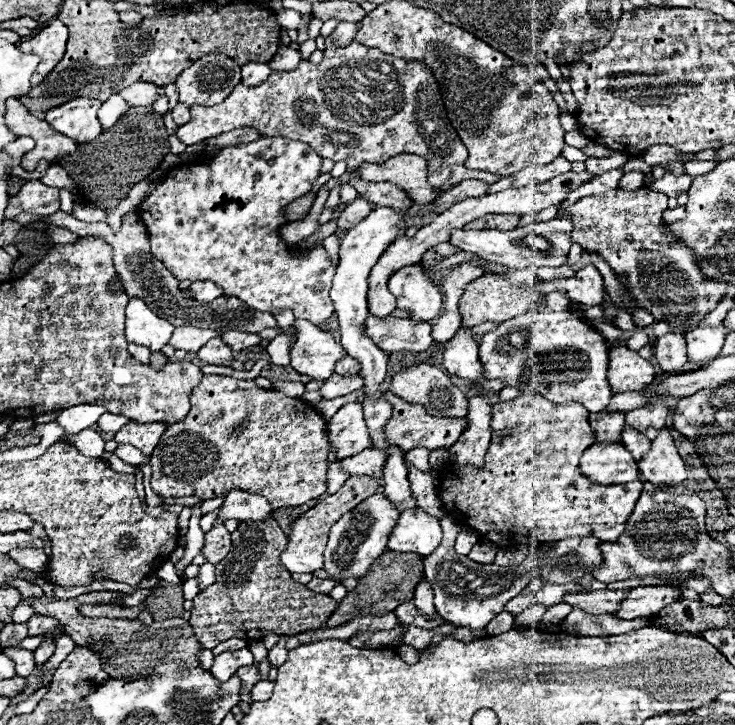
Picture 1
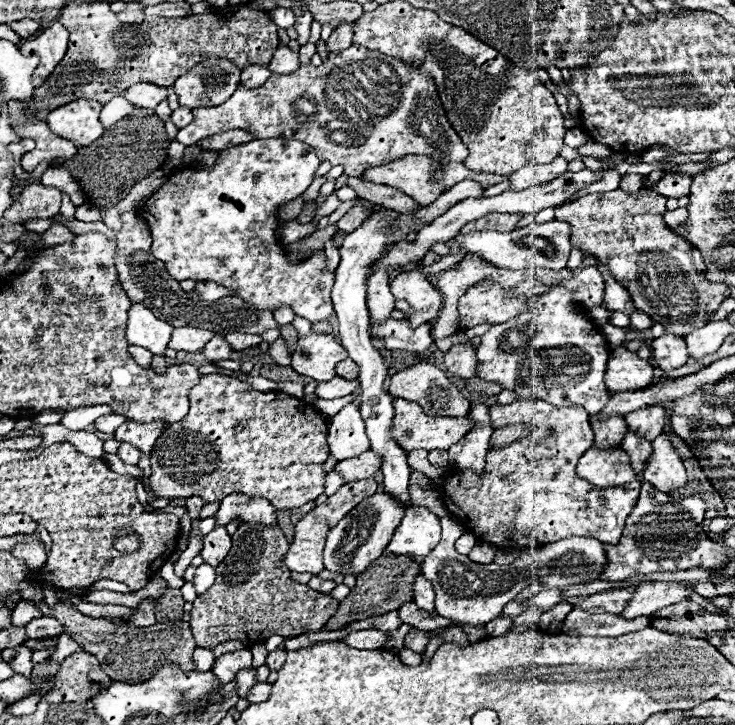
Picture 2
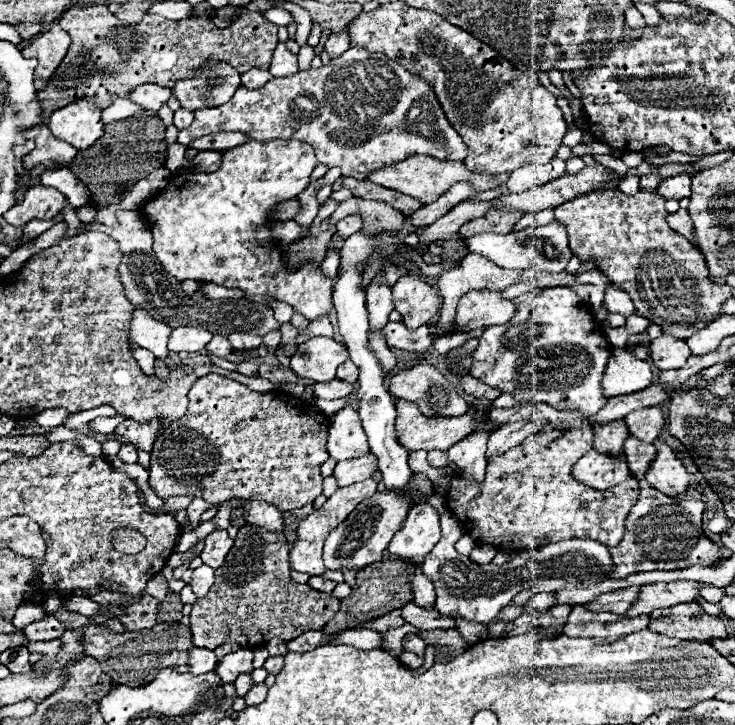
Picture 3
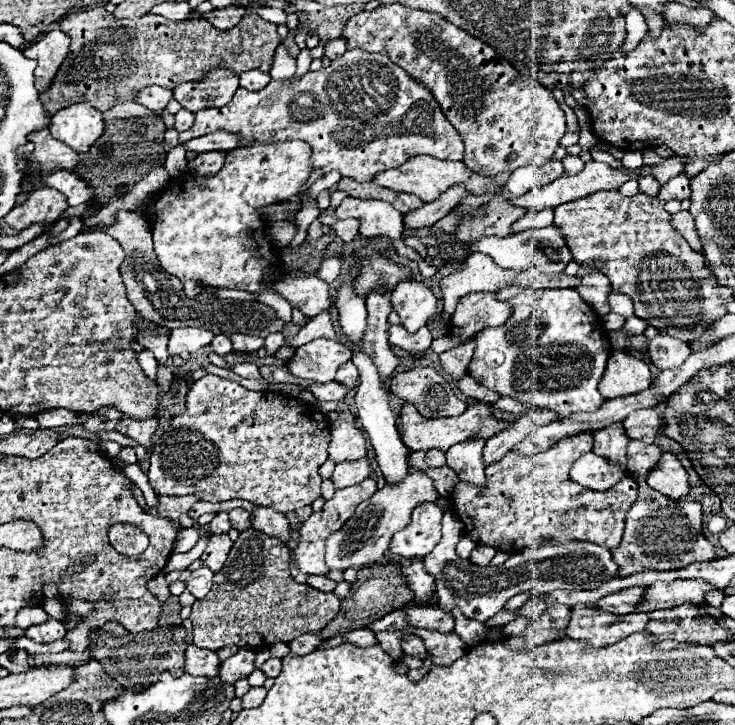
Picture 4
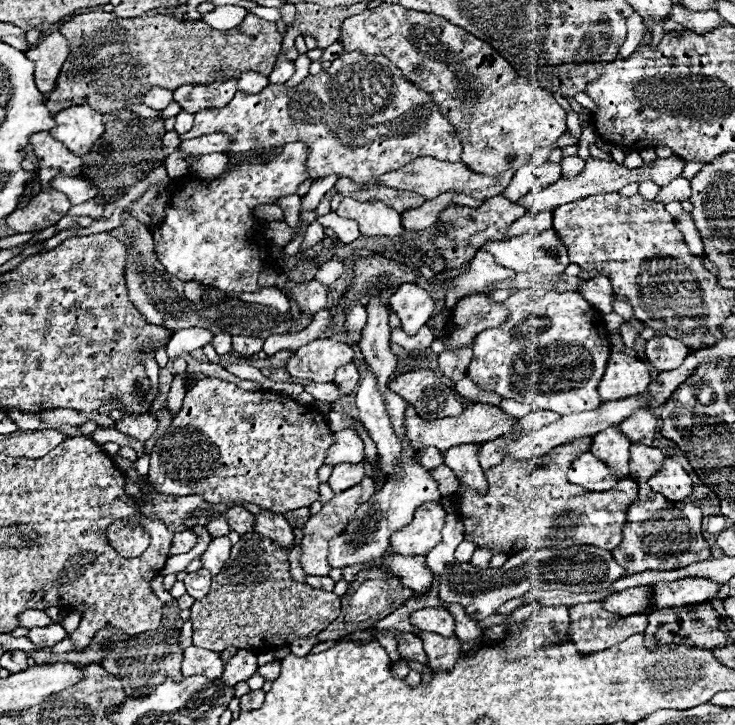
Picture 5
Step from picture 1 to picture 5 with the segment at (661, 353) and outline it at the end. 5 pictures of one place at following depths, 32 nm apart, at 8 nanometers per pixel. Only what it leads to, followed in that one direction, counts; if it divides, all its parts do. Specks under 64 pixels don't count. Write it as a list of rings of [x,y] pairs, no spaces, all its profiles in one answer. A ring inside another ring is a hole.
[[[654,336],[652,340],[646,342],[646,360],[658,370],[666,372],[670,368],[678,368],[684,358],[688,356],[688,348],[670,336]]]

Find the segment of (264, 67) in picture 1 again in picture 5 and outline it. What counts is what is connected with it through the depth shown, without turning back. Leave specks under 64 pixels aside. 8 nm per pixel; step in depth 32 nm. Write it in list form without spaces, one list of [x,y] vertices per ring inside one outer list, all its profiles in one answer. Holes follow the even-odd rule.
[[[244,72],[238,80],[238,90],[242,92],[262,92],[268,86],[268,78],[258,72]]]

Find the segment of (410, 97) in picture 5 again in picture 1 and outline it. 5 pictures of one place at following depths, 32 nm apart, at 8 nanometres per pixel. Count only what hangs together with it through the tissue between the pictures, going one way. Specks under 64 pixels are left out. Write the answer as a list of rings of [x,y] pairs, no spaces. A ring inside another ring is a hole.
[[[328,36],[328,38],[326,38],[324,60],[322,60],[318,66],[314,66],[312,62],[300,62],[300,64],[298,64],[298,68],[296,68],[296,70],[292,70],[292,72],[272,72],[272,74],[270,74],[270,78],[268,78],[264,84],[260,84],[260,86],[248,88],[248,86],[244,86],[244,84],[238,84],[238,86],[234,88],[234,92],[232,92],[232,94],[230,94],[230,96],[228,96],[222,104],[216,104],[216,106],[192,106],[192,108],[190,108],[190,112],[192,112],[192,120],[190,120],[188,124],[180,126],[180,128],[178,128],[178,132],[176,132],[178,140],[180,140],[180,142],[184,142],[186,146],[196,144],[196,142],[206,140],[206,138],[212,138],[212,136],[222,134],[222,132],[226,132],[226,130],[234,130],[234,128],[252,126],[252,128],[258,128],[258,132],[262,132],[260,128],[264,128],[264,132],[268,132],[268,134],[262,134],[262,136],[282,136],[282,138],[302,140],[302,142],[310,144],[310,146],[318,152],[318,156],[322,156],[322,158],[330,158],[332,162],[340,162],[340,160],[344,160],[344,162],[348,164],[348,168],[346,168],[346,172],[348,172],[348,174],[358,174],[358,168],[360,168],[360,164],[362,164],[362,162],[382,164],[382,160],[388,160],[390,156],[396,156],[396,150],[406,150],[406,152],[414,152],[414,154],[418,154],[418,156],[426,156],[426,158],[428,158],[428,162],[430,162],[430,164],[428,164],[428,170],[430,170],[428,182],[430,182],[432,186],[440,186],[442,190],[448,190],[448,188],[450,188],[450,184],[448,184],[448,174],[450,174],[452,164],[464,164],[464,162],[466,162],[466,158],[468,158],[468,150],[466,150],[466,146],[460,142],[460,138],[458,138],[458,134],[454,132],[454,128],[452,128],[450,120],[446,118],[446,110],[444,110],[444,102],[442,102],[442,96],[440,96],[438,84],[436,84],[434,76],[432,76],[426,68],[424,68],[424,64],[422,64],[422,62],[406,62],[406,60],[402,60],[402,58],[396,58],[396,56],[390,56],[390,54],[382,54],[382,52],[380,52],[380,50],[376,50],[376,48],[366,48],[366,46],[358,44],[358,42],[352,42],[352,44],[350,44],[350,46],[346,46],[346,48],[332,48],[332,36]],[[370,62],[376,62],[376,64],[386,62],[390,68],[366,66],[366,64],[370,64]]]

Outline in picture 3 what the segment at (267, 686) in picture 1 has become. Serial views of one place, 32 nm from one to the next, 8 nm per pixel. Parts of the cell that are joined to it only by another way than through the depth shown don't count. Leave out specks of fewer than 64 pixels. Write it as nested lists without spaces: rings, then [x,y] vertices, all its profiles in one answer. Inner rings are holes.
[[[252,686],[252,690],[244,696],[244,702],[246,706],[258,706],[266,700],[266,694],[268,694],[266,686]]]

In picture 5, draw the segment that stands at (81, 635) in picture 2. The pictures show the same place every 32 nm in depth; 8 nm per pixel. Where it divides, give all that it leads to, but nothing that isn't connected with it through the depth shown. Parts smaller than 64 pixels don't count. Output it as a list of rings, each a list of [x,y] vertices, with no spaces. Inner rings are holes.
[[[164,628],[140,634],[130,638],[128,642],[110,642],[106,640],[108,648],[102,650],[106,654],[106,660],[102,666],[106,672],[112,676],[118,676],[118,680],[124,686],[126,696],[148,696],[162,680],[172,678],[172,680],[182,680],[180,664],[182,664],[182,648],[178,644],[180,632],[168,632]]]

